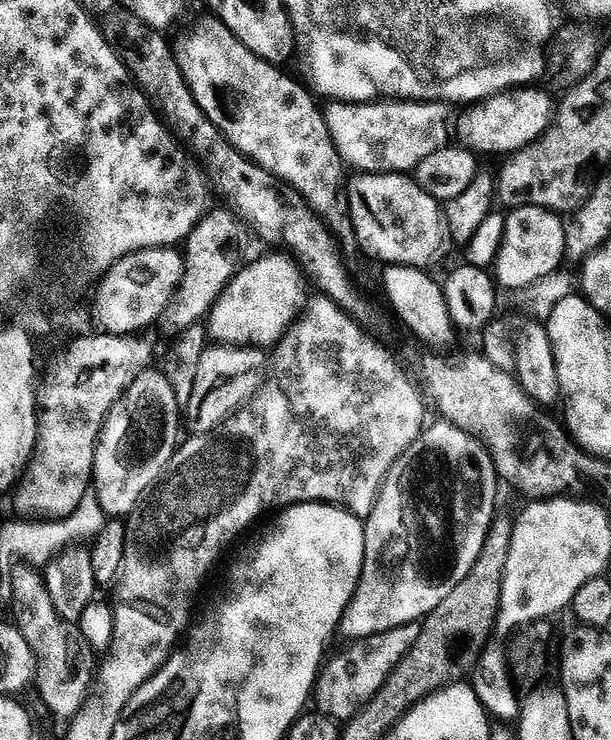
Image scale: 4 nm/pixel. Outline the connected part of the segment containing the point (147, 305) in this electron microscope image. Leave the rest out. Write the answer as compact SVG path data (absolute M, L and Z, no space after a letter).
M172 246L143 248L122 258L110 271L104 273L95 289L96 324L101 333L131 337L140 334L136 332L142 331L163 314L172 295L174 300L184 280L186 260L176 251Z

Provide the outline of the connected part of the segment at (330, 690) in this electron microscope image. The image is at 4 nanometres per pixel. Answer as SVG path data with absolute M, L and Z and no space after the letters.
M416 622L388 629L384 633L355 641L341 656L329 659L316 677L314 704L320 707L317 709L337 722L353 720L380 693L398 662L410 650L410 646L414 646L420 629L421 625Z

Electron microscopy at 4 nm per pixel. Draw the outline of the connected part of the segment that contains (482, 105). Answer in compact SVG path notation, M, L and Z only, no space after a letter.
M547 91L541 92L524 92L520 96L520 100L515 100L512 94L499 94L489 96L487 99L481 100L479 103L473 103L467 109L468 112L468 137L462 141L463 147L471 149L473 153L480 152L504 152L503 154L511 154L520 152L528 144L532 144L539 136L548 128L554 115L554 100Z

